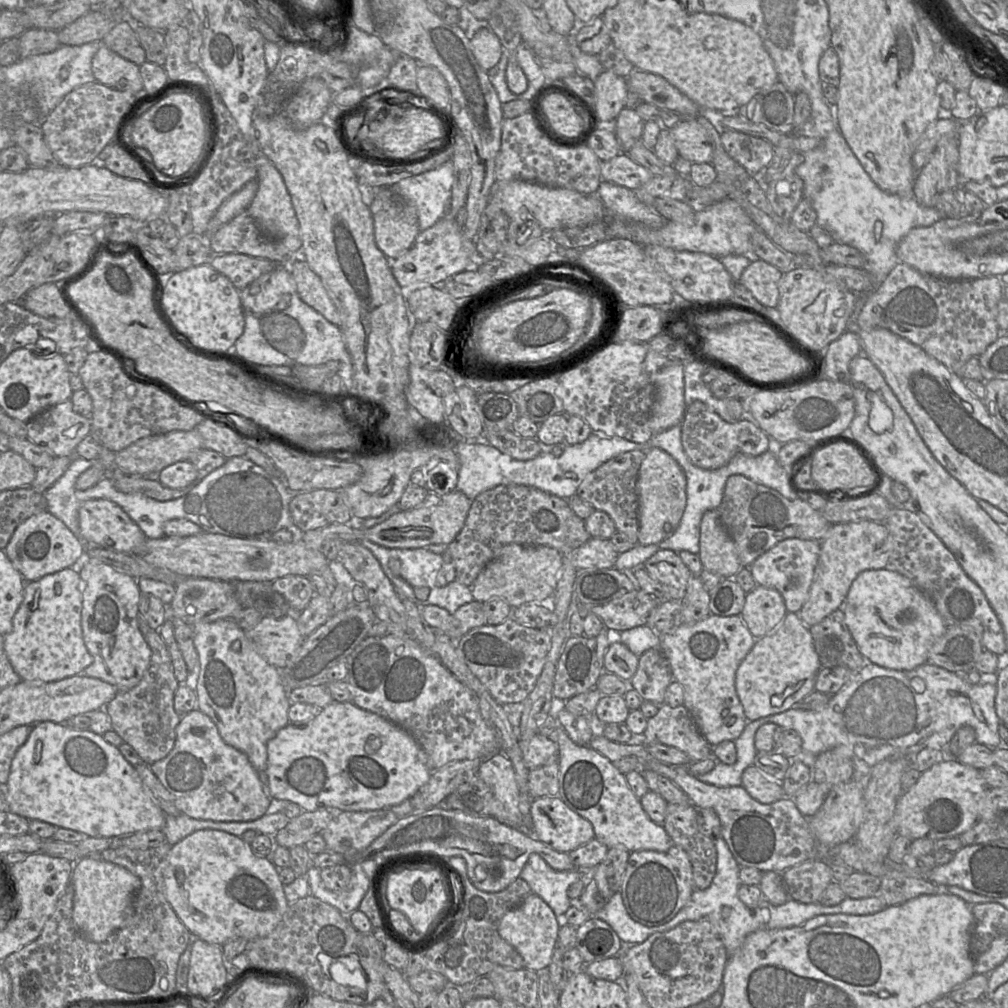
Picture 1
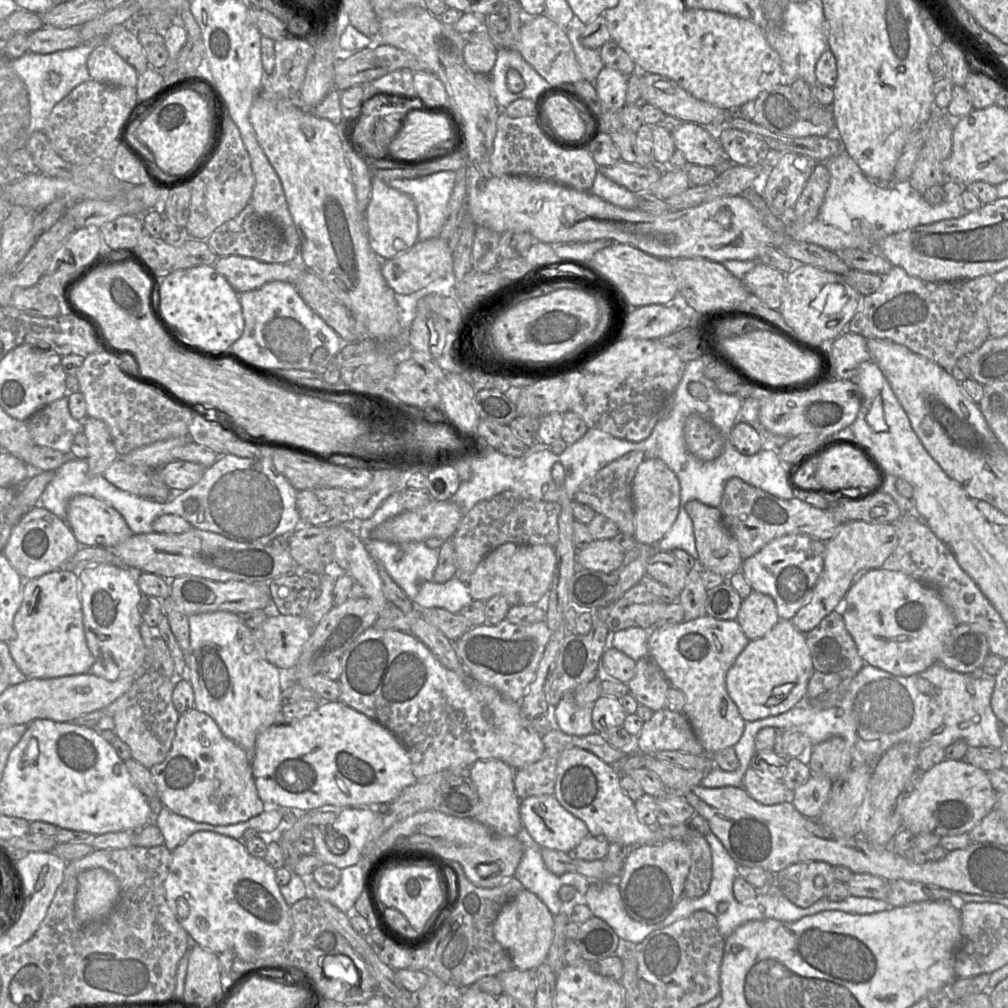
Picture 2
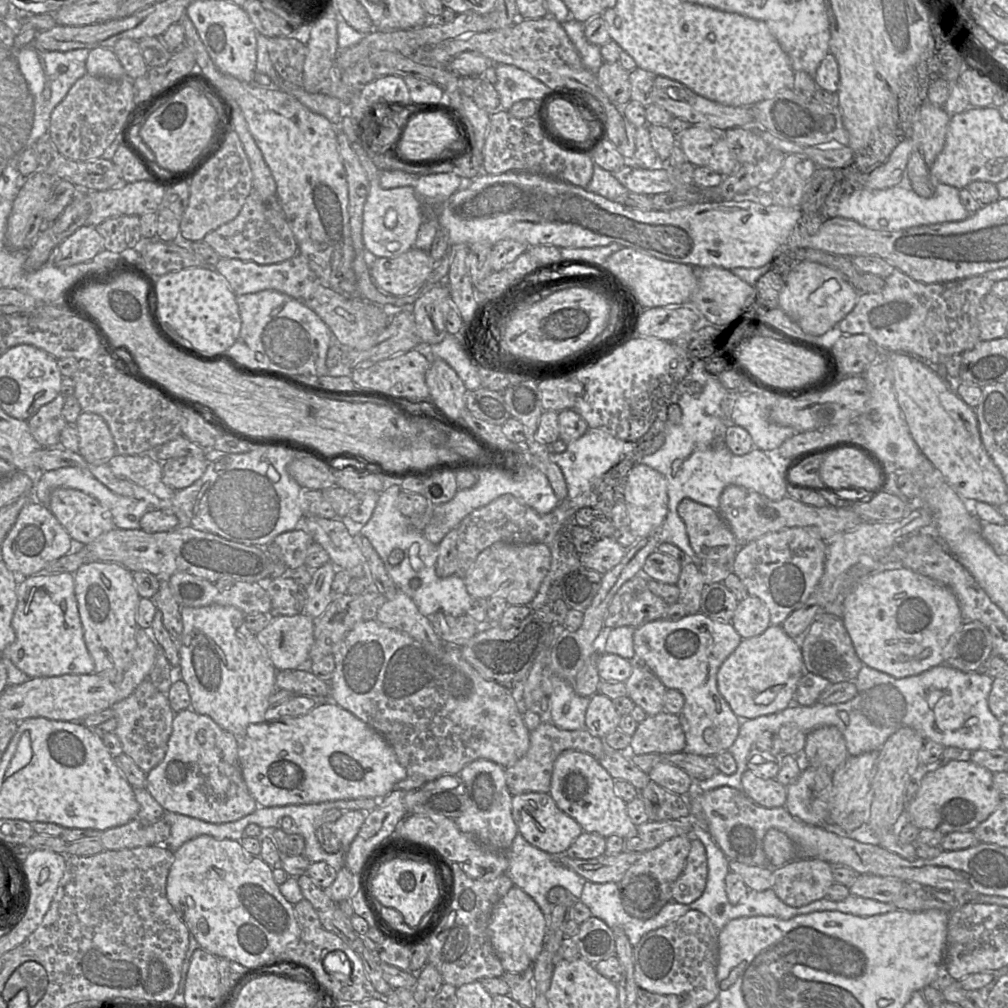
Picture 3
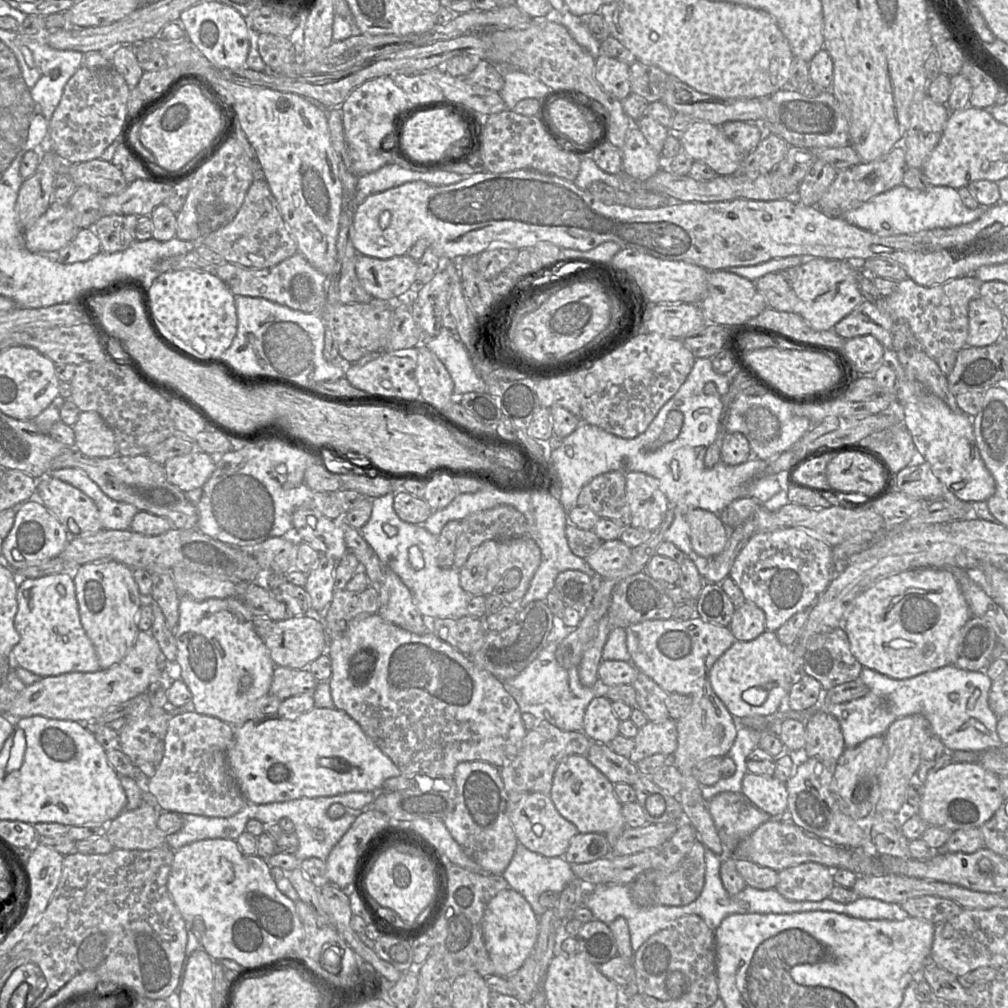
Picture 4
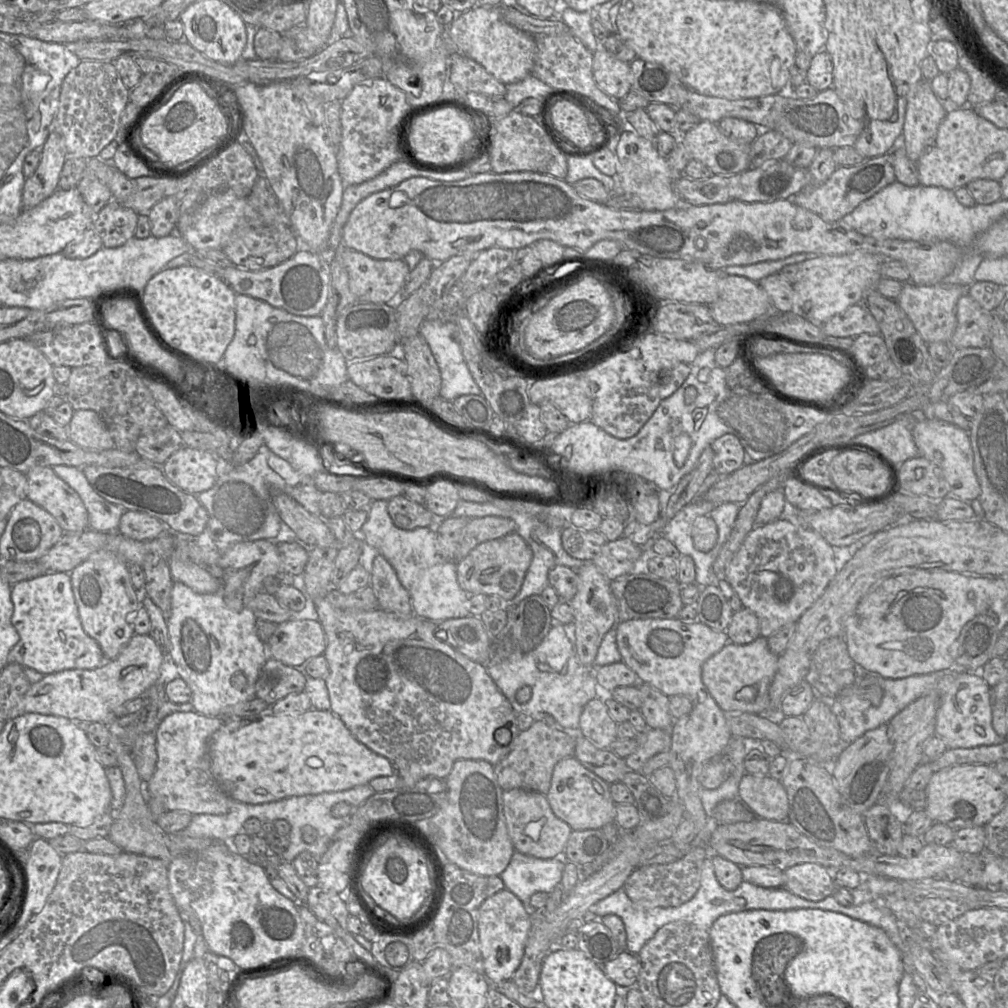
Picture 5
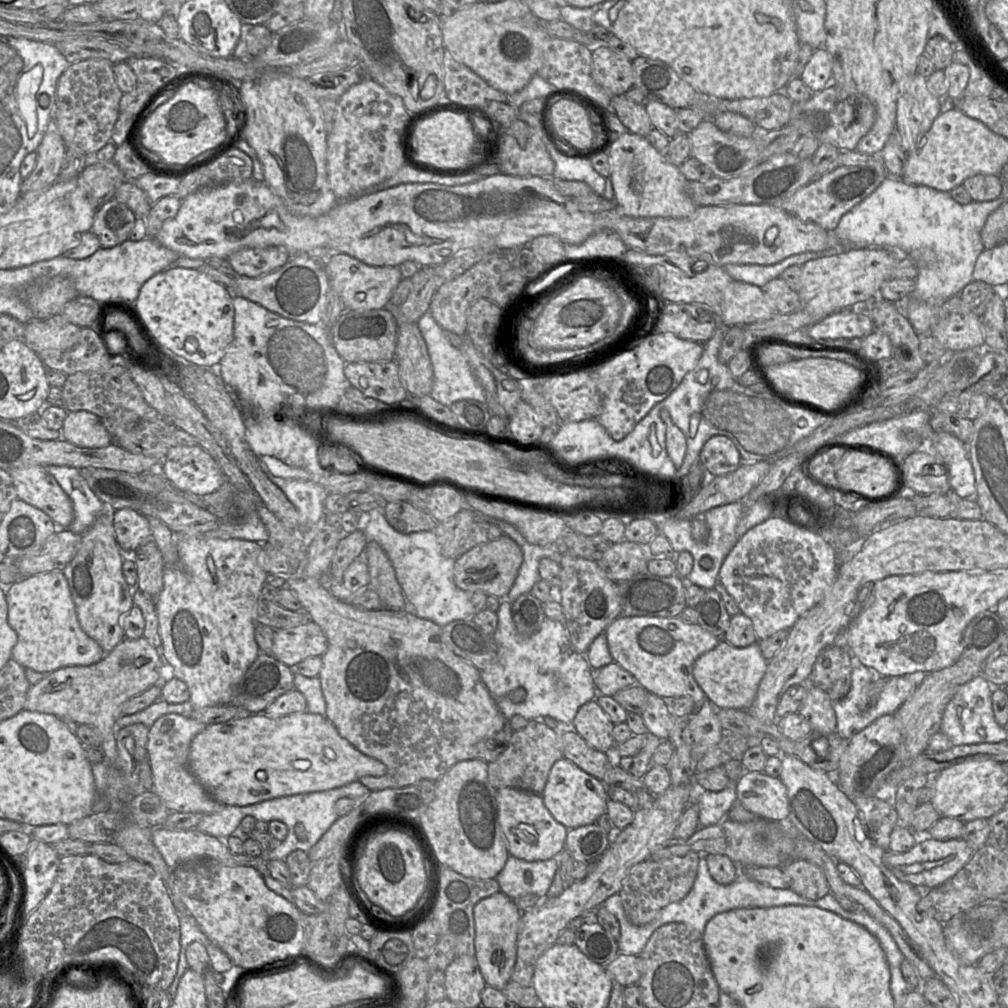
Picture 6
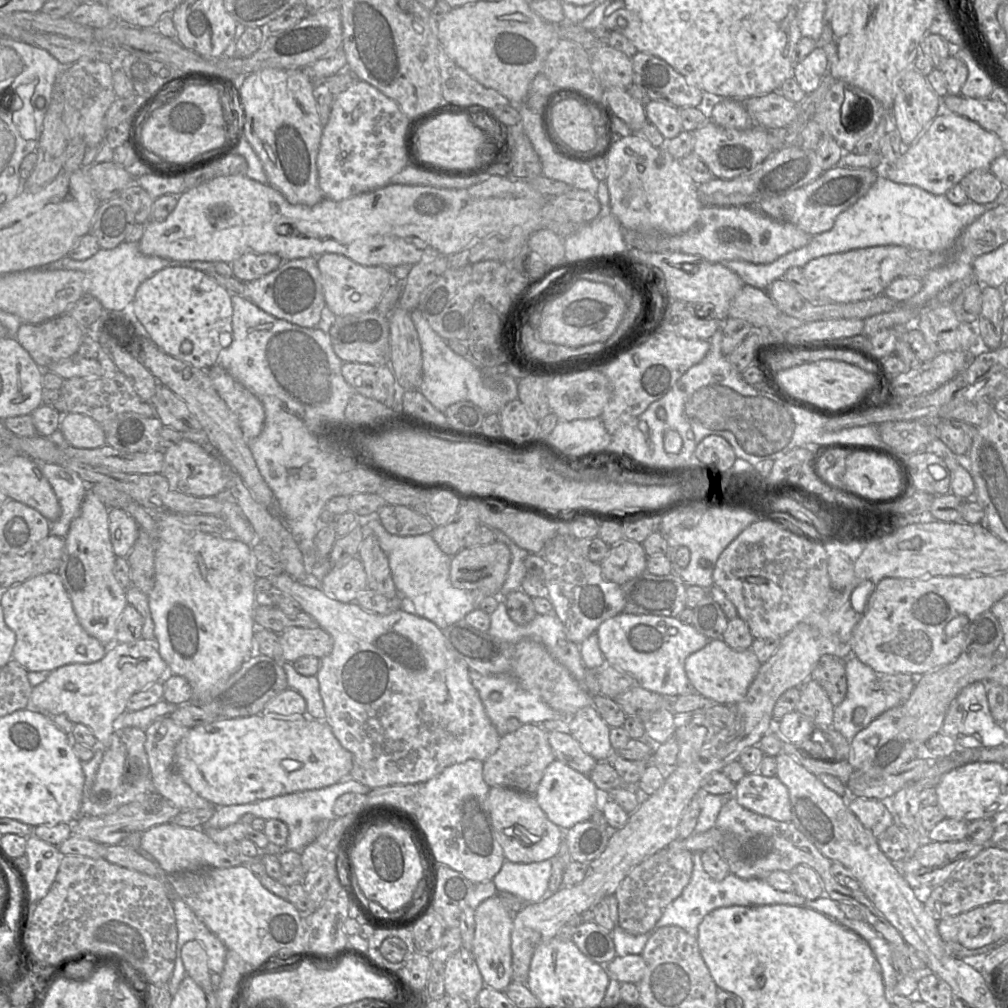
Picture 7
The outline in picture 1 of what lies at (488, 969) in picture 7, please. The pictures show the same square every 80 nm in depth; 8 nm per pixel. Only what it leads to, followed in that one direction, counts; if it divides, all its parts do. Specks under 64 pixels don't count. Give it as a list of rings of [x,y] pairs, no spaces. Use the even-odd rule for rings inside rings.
[[[530,893],[518,906],[505,913],[499,922],[498,933],[522,956],[525,968],[539,971],[551,963],[561,921],[540,896]]]

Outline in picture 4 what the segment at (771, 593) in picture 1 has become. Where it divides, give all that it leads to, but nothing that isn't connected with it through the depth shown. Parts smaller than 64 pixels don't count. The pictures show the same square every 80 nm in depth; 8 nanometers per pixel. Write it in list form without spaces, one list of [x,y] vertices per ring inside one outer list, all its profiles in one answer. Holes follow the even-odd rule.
[[[745,601],[734,611],[728,626],[738,641],[751,641],[765,629],[765,612],[752,601]]]

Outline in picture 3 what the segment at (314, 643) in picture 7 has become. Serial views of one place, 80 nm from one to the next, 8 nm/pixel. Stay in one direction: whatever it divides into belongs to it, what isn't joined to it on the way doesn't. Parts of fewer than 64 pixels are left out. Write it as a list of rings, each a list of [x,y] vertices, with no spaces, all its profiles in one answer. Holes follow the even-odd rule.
[[[306,614],[272,616],[268,625],[256,634],[278,671],[309,669],[310,651],[314,644],[315,620]]]

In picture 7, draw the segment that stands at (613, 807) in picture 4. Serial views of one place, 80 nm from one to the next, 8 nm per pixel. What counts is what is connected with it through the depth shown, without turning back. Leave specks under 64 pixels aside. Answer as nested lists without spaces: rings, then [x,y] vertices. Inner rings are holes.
[[[556,759],[546,768],[535,797],[549,820],[562,830],[568,830],[579,822],[590,820],[596,808],[602,811],[601,791],[590,778]]]

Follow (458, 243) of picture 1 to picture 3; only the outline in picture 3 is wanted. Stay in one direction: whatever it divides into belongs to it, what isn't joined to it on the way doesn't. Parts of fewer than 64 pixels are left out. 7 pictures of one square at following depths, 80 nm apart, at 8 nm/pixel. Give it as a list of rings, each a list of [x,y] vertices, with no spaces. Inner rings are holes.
[[[413,247],[396,258],[372,258],[369,273],[379,289],[393,296],[404,296],[427,281],[434,262],[427,251]]]

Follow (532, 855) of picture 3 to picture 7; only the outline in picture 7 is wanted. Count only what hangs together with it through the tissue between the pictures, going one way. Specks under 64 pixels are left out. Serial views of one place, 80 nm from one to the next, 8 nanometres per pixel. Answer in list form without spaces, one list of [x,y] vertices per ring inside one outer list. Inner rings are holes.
[[[505,860],[492,879],[498,891],[510,892],[527,903],[540,901],[549,891],[551,860],[513,863]]]

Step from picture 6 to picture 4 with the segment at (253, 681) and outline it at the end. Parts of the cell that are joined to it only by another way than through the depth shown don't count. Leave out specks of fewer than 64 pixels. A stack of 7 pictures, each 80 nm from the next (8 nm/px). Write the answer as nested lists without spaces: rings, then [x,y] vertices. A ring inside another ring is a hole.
[[[276,666],[269,693],[285,700],[301,694],[313,695],[318,680],[308,669],[292,669]]]

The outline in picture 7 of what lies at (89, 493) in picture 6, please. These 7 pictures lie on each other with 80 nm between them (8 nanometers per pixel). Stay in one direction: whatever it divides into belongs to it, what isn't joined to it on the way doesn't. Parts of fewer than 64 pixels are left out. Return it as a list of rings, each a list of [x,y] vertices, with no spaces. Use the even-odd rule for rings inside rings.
[[[39,463],[39,468],[50,483],[61,507],[60,517],[51,522],[50,535],[64,538],[71,522],[79,514],[89,486],[76,472],[59,465]]]

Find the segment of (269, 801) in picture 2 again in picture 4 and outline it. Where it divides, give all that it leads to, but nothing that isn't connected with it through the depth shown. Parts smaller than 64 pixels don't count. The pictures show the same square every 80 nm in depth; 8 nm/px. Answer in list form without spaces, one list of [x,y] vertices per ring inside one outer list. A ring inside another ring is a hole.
[[[314,707],[293,719],[268,716],[235,727],[234,742],[227,752],[227,762],[240,791],[248,802],[254,804],[335,796],[348,792],[379,792],[386,779],[401,775],[399,768],[365,734],[360,725],[346,712],[335,707]]]

